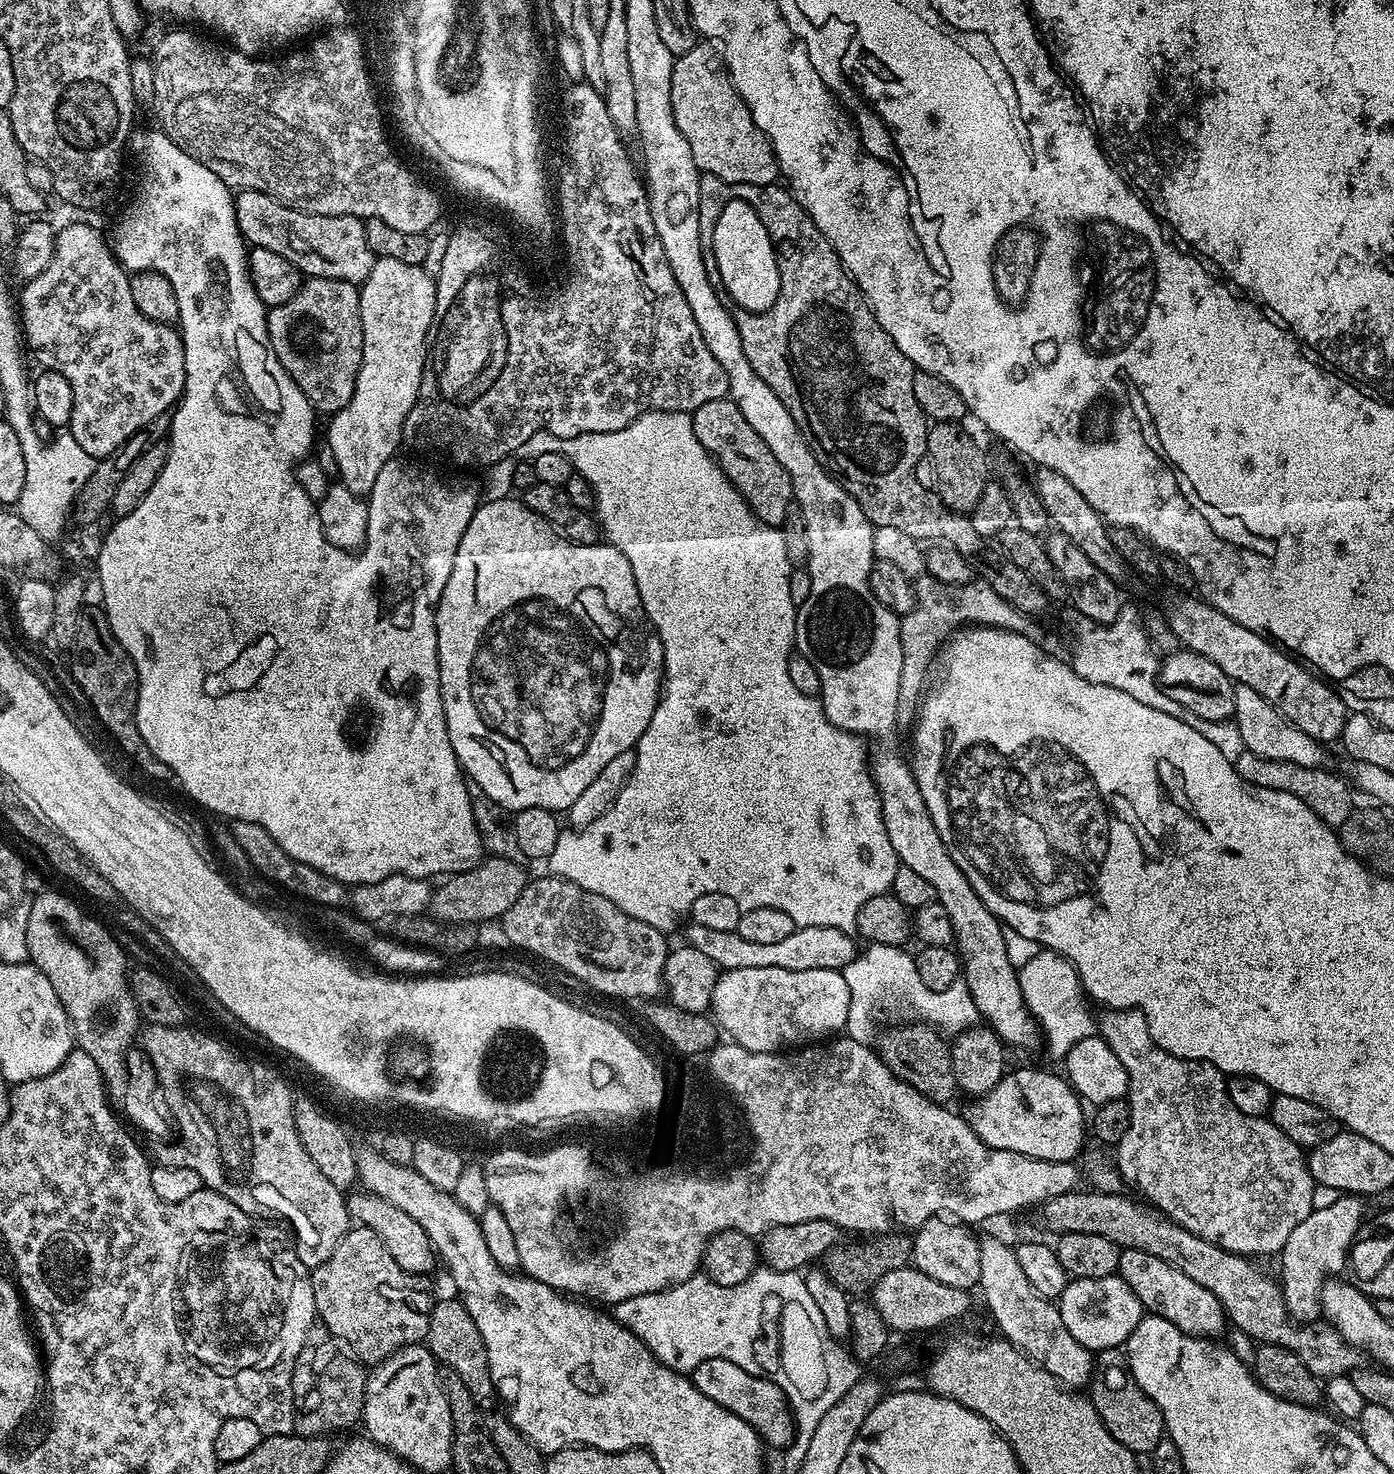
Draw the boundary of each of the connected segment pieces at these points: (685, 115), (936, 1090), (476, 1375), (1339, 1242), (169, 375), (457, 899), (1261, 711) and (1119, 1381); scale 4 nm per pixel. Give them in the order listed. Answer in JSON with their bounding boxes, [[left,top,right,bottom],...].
[[670,42,777,184],[878,1026,957,1105],[426,1299,498,1410],[1278,1194,1366,1324],[18,224,184,458],[430,855,530,926],[1234,684,1325,768],[1090,1348,1165,1454]]

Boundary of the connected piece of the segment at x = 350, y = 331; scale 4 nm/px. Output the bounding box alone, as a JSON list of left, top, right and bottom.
[267,278,360,414]

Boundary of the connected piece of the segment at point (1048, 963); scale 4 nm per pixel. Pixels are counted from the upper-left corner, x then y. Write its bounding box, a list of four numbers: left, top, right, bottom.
[1018,949,1098,1044]

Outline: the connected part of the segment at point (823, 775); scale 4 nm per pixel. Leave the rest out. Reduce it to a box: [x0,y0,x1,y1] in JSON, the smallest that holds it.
[480,412,898,933]

